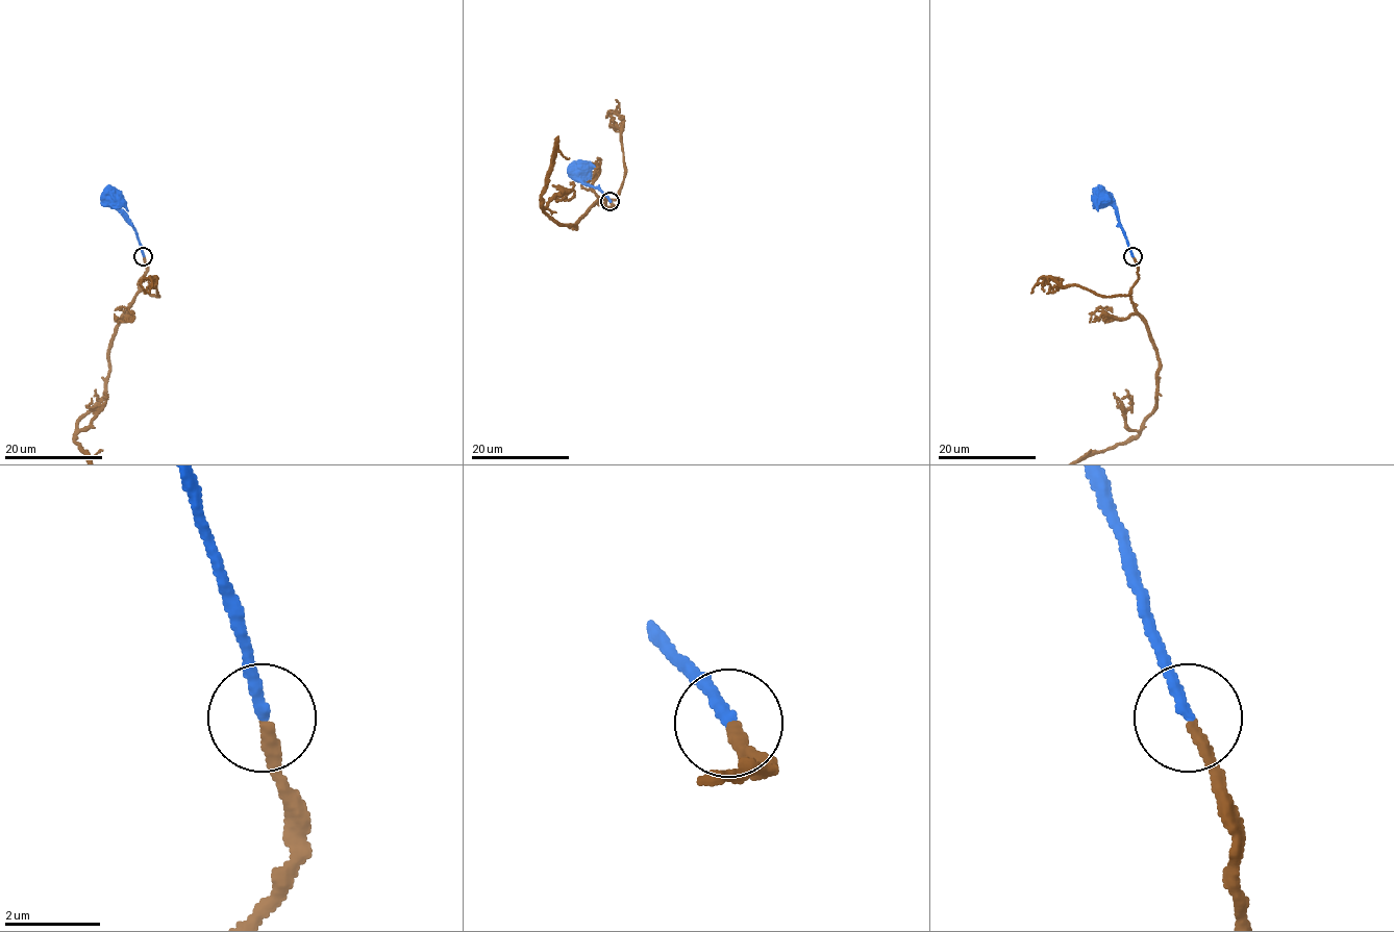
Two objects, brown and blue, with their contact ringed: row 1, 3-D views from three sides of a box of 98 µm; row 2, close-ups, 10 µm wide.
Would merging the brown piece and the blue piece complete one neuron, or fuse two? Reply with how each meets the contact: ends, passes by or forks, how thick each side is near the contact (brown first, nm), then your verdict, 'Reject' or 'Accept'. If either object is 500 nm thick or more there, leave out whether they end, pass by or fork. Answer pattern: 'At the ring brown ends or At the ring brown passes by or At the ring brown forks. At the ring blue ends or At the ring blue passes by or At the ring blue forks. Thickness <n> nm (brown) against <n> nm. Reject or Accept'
At the ring brown ends. At the ring blue ends. Thickness 240 nm (brown) against 240 nm. Accept

